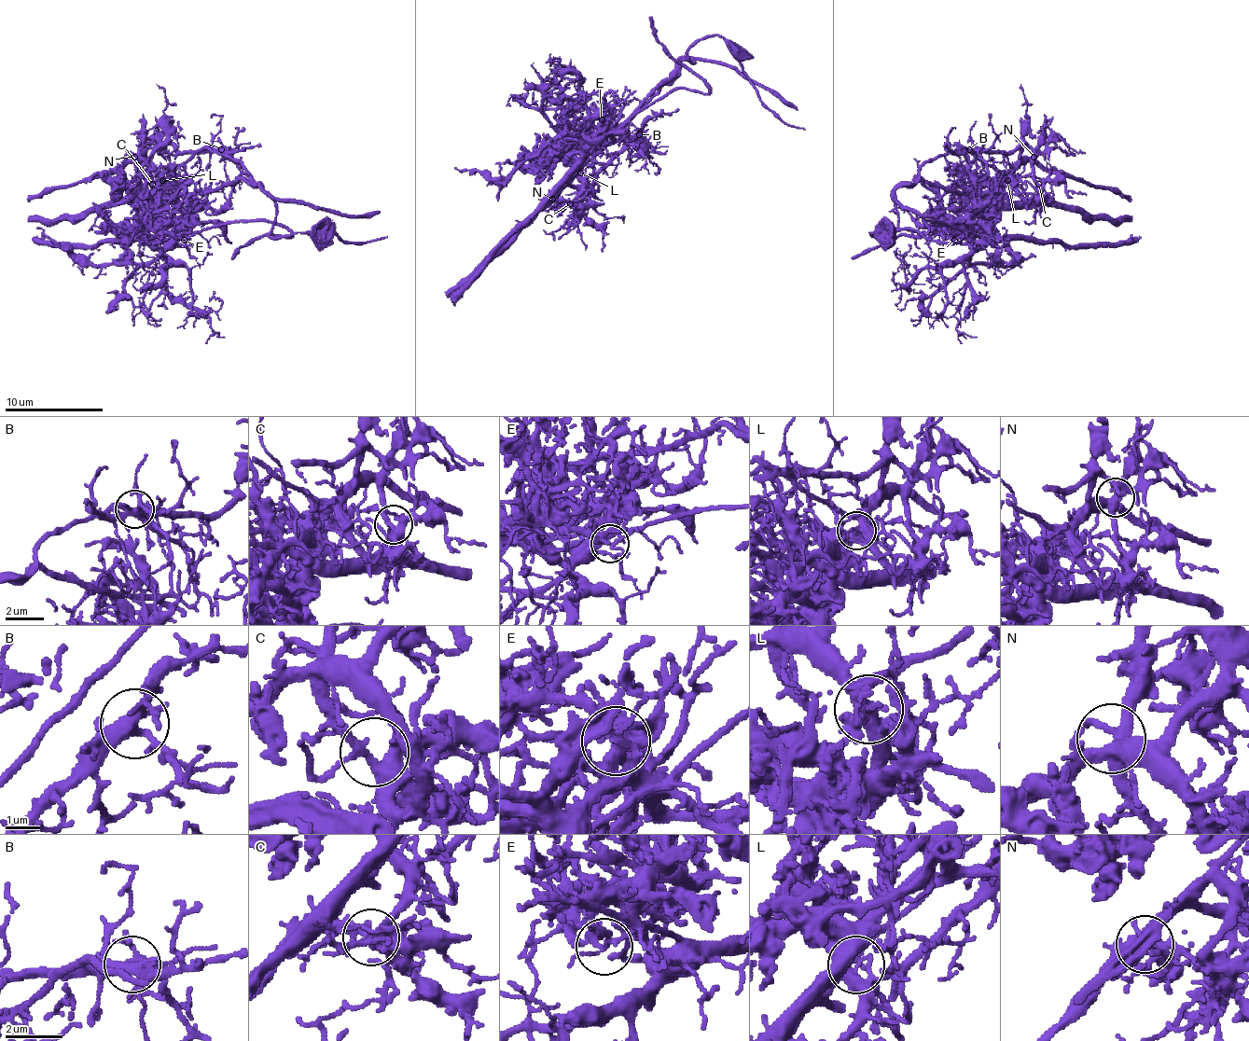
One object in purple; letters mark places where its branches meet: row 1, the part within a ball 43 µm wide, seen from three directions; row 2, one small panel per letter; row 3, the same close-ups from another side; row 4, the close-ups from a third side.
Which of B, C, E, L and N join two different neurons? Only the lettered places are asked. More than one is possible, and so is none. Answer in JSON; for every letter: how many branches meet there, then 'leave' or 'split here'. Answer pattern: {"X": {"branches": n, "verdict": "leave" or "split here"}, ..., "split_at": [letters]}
{"B": {"branches": 6, "verdict": "leave"}, "C": {"branches": 5, "verdict": "leave"}, "E": {"branches": 5, "verdict": "split here"}, "L": {"branches": 4, "verdict": "split here"}, "N": {"branches": 5, "verdict": "leave"}, "split_at": ["E", "L"]}

